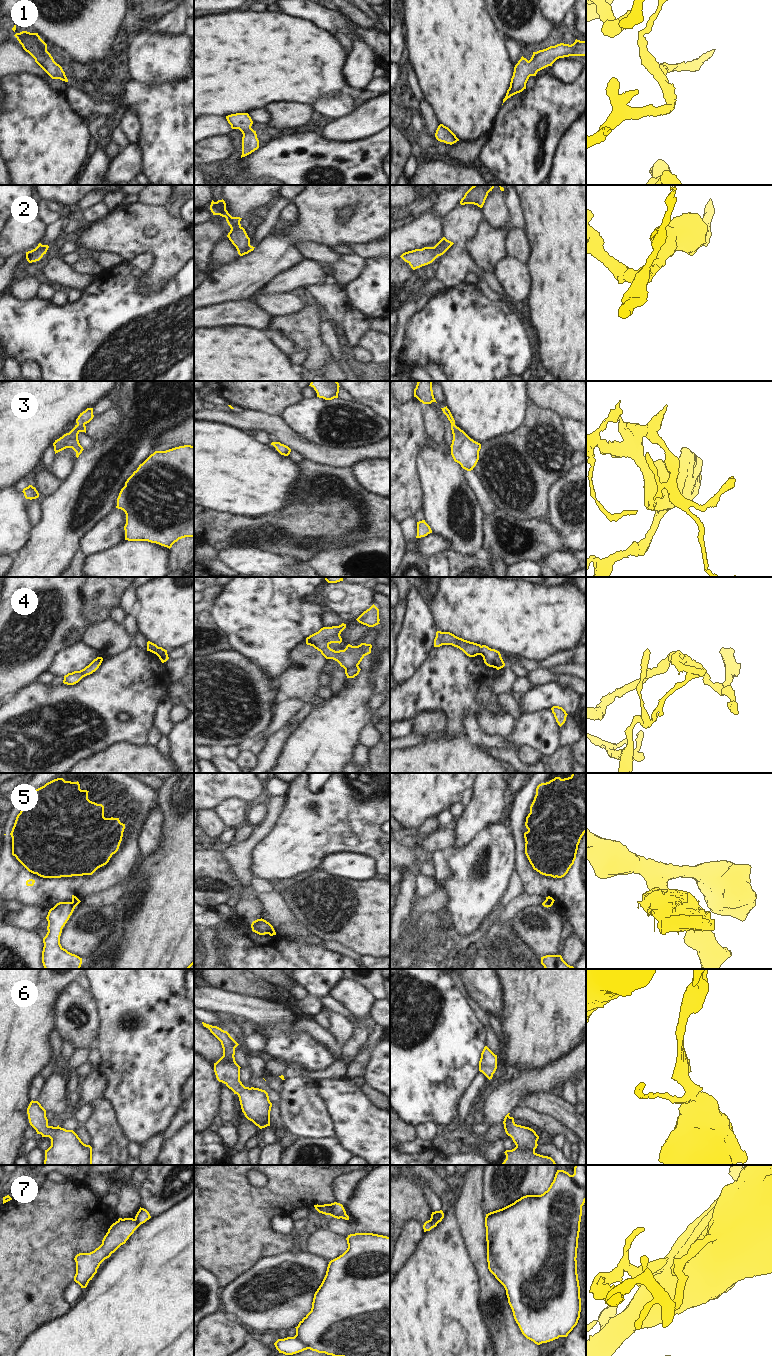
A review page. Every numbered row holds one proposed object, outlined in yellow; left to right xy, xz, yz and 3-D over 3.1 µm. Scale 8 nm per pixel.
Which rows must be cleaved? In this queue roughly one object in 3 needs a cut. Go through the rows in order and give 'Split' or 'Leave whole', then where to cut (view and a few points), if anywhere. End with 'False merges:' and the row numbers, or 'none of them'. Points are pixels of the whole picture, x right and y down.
1: Leave whole. No split
2: Leave whole. No split
3: Leave whole. No split
4: Split. Split along xz (357, 664), (345, 670)
5: Split. Split along yz (545, 900), (551, 905)
6: Leave whole. No split
7: Split. Split along xz (335, 1202), (329, 1214)
False merges: 4, 5, 7

